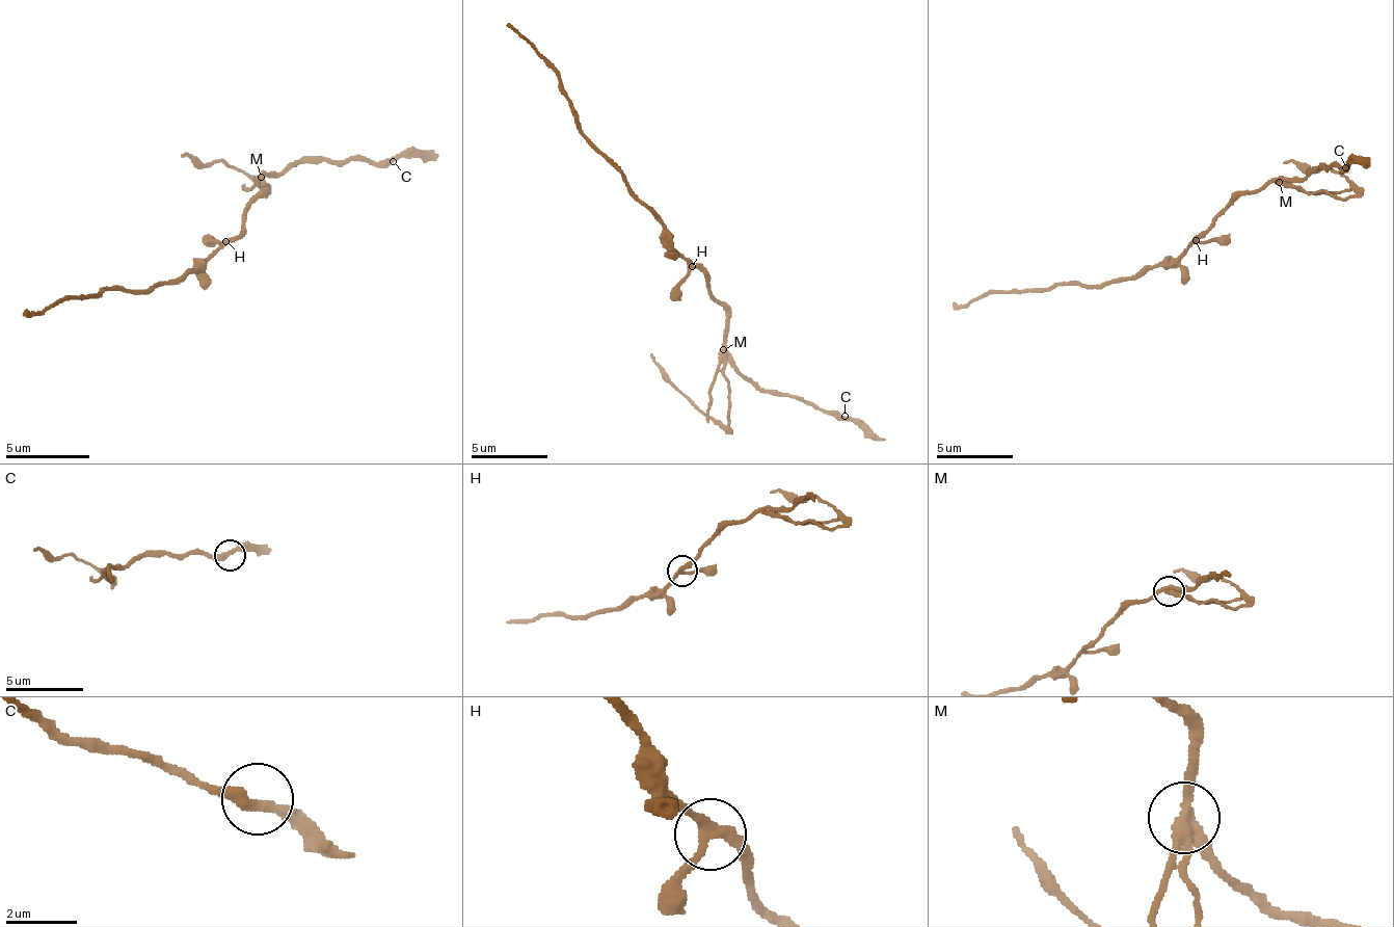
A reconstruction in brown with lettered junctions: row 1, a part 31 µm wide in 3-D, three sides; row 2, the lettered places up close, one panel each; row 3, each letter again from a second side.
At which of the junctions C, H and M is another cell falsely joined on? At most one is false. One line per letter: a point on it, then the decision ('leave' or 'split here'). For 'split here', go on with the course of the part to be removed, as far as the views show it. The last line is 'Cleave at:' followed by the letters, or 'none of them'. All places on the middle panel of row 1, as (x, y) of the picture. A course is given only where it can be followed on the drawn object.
C: place (845, 416); leave
H: place (692, 266); leave
M: place (723, 349); split here; course (722, 350), (711, 385), (707, 423), (711, 419), (688, 400), (649, 354)
Cleave at: M

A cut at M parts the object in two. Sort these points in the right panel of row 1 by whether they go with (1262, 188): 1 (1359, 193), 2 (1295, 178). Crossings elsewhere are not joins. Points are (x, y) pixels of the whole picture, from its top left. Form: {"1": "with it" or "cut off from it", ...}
{"1": "cut off from it", "2": "with it"}

